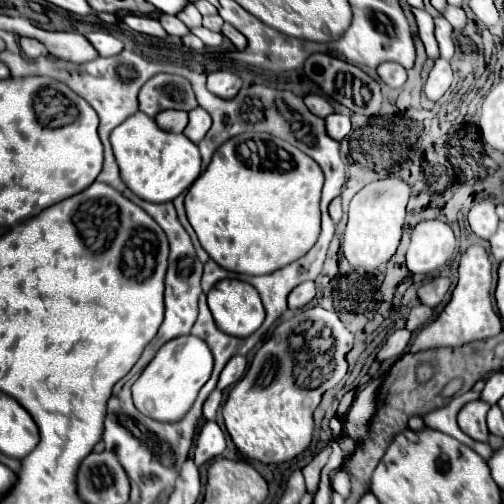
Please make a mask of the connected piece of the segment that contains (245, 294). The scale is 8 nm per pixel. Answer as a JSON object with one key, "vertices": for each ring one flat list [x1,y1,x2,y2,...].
{"vertices":[[240,279,216,283,208,293,208,307,218,329,234,337,252,335,264,321,264,307,258,291]]}

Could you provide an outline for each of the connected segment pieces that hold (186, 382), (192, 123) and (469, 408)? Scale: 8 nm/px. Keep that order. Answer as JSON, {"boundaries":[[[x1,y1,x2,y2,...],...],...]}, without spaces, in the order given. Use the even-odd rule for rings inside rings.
{"boundaries":[[[186,335,186,337,176,337,168,343,164,343,154,359,148,363,148,367,142,371,142,375,136,379,136,383,132,385,132,401,136,405,136,409,156,421,162,423,172,423,182,419,192,403,196,401,198,391,202,389,202,385,210,379,212,373,212,353,206,345,206,341,194,337,194,335]],[[202,107,192,109,192,111,188,113,188,117,190,117,190,121,188,121,188,125,186,125,184,135,186,135,192,143,200,143,200,141,204,139,204,135,208,133,210,125,212,125,212,119,210,119,210,115,208,115]],[[478,399,478,401,466,403,462,407,462,411,458,413,460,429,466,435,470,435,470,437,474,437,476,441,482,441,482,443,486,443,488,435,490,435,488,427,486,427,486,413,488,413,488,409,490,409,490,405,486,401]]]}

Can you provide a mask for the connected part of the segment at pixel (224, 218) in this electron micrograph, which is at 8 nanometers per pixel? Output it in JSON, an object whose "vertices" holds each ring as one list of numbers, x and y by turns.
{"vertices":[[242,133,218,147,184,205,210,259,234,273,264,275,294,263,316,243,322,185,322,169,298,147,268,133]]}

